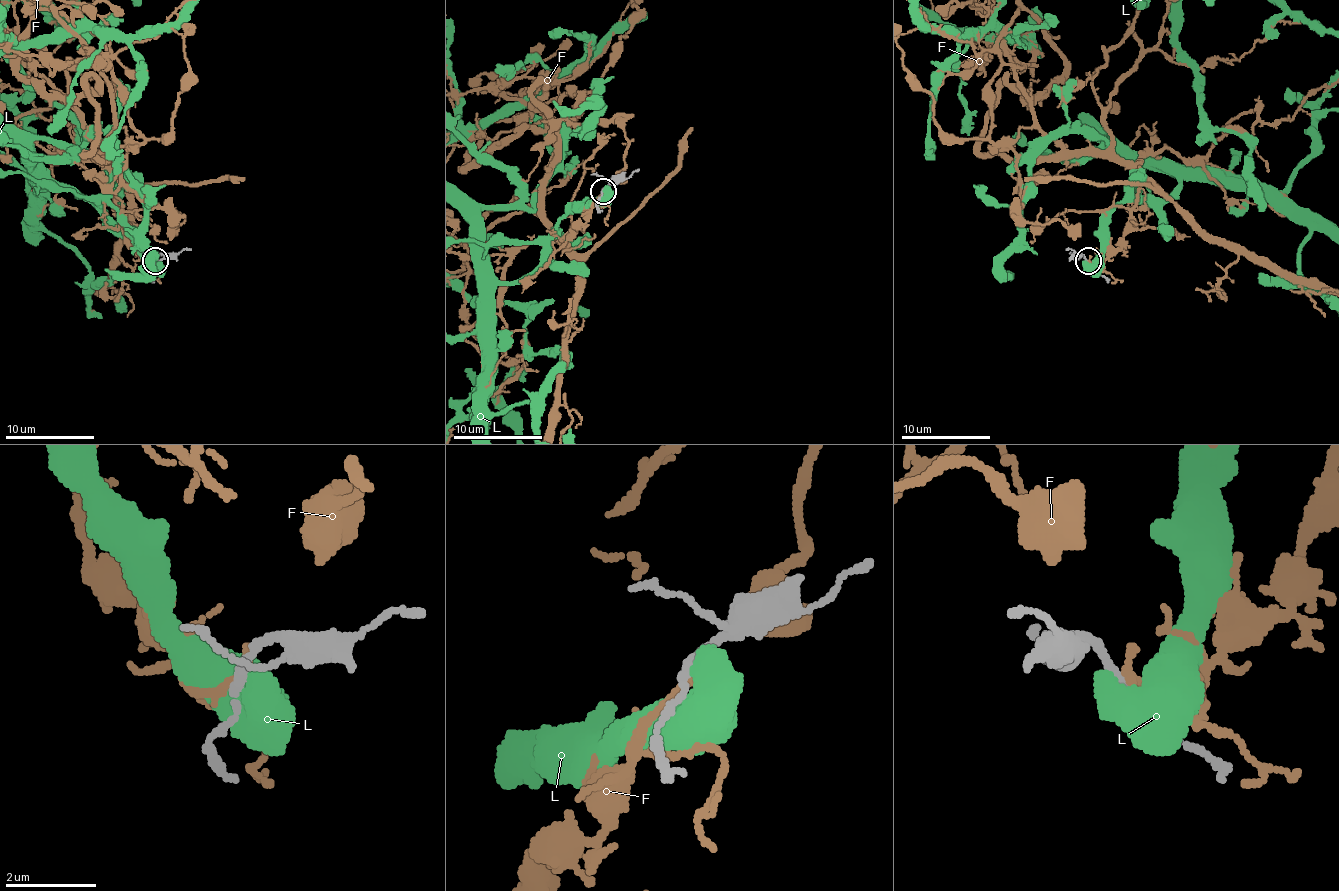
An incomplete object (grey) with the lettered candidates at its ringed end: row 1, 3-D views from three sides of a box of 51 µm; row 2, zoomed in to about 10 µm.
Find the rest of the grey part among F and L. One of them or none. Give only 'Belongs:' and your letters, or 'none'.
Belongs: F

